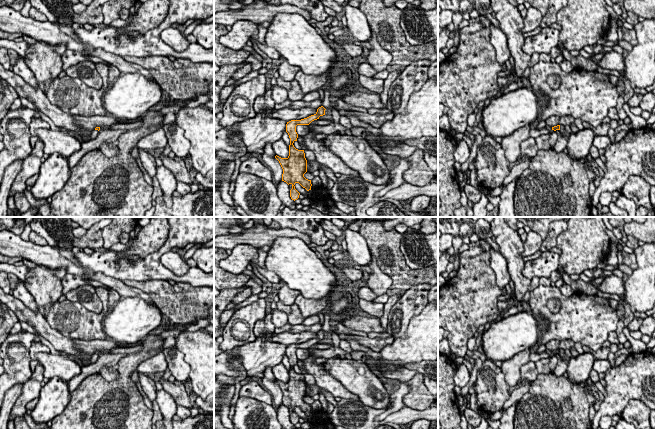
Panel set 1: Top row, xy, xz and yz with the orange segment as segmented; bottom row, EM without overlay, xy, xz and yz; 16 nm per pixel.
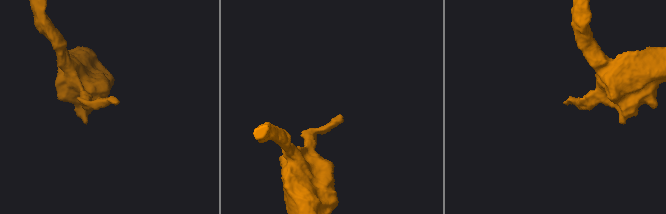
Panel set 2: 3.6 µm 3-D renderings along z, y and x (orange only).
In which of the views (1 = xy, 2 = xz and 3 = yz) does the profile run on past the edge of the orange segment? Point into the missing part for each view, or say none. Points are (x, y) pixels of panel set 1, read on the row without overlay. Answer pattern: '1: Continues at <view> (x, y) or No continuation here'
1: No continuation here
2: No continuation here
3: No continuation here

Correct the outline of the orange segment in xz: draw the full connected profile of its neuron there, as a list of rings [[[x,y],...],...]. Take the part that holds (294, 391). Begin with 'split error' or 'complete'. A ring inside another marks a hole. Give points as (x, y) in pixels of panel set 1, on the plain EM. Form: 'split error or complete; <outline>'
complete; [[[321,330],[317,333],[317,336],[314,339],[301,344],[291,344],[287,346],[286,356],[290,362],[289,380],[287,382],[281,382],[277,379],[275,380],[283,393],[282,405],[286,406],[288,409],[292,409],[290,421],[294,425],[297,424],[300,419],[300,417],[295,413],[294,409],[296,407],[299,407],[307,415],[311,414],[312,410],[311,404],[304,401],[304,398],[307,396],[307,384],[305,382],[304,374],[298,374],[293,369],[298,362],[296,350],[309,349],[312,345],[317,344],[320,340],[325,339],[325,334],[326,333]]]

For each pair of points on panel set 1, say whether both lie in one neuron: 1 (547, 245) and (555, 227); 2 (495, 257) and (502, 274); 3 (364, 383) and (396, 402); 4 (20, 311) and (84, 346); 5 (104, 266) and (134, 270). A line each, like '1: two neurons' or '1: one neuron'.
1: one neuron
2: one neuron
3: two neurons
4: one neuron
5: one neuron

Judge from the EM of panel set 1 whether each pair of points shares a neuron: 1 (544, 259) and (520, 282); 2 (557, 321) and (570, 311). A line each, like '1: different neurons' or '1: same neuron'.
1: different neurons
2: same neuron

